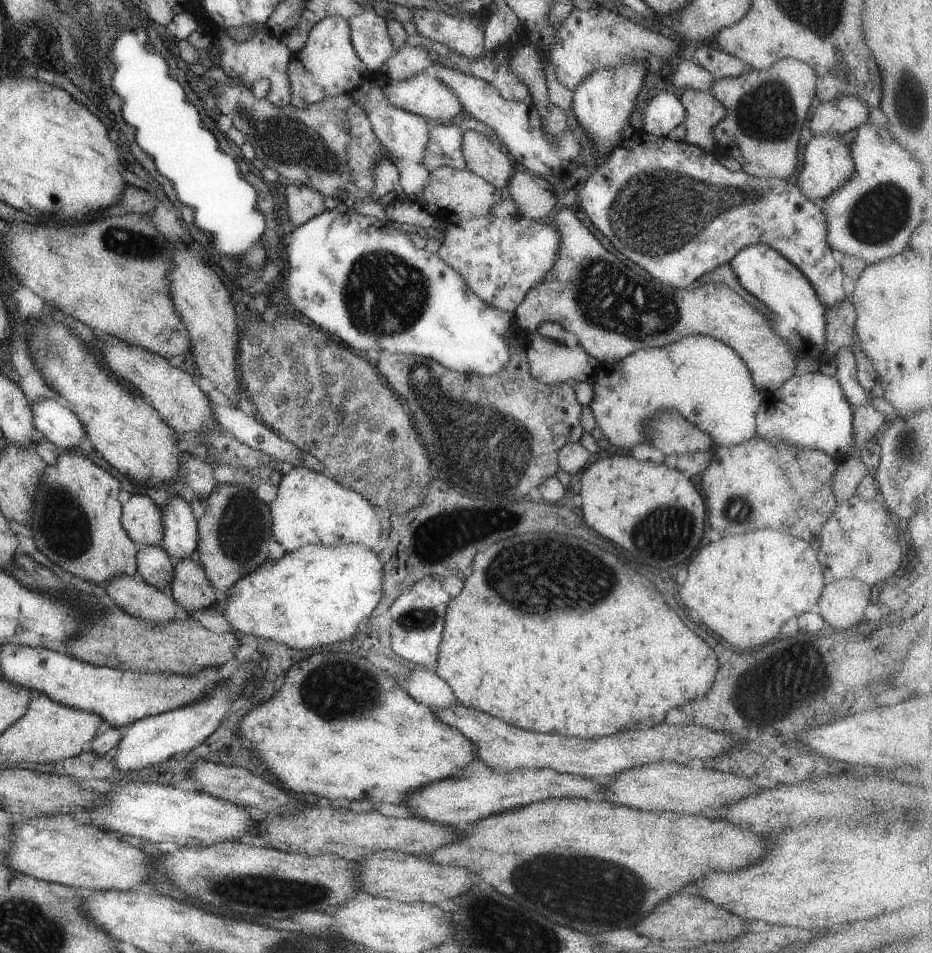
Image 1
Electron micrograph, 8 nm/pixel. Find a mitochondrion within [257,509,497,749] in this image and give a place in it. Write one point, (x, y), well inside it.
(332, 694)

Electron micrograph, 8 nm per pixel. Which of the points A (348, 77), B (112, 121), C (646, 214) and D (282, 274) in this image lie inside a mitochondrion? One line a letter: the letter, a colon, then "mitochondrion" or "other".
A: other
B: other
C: mitochondrion
D: other

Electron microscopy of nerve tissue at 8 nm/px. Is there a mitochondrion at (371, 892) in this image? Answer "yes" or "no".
no

